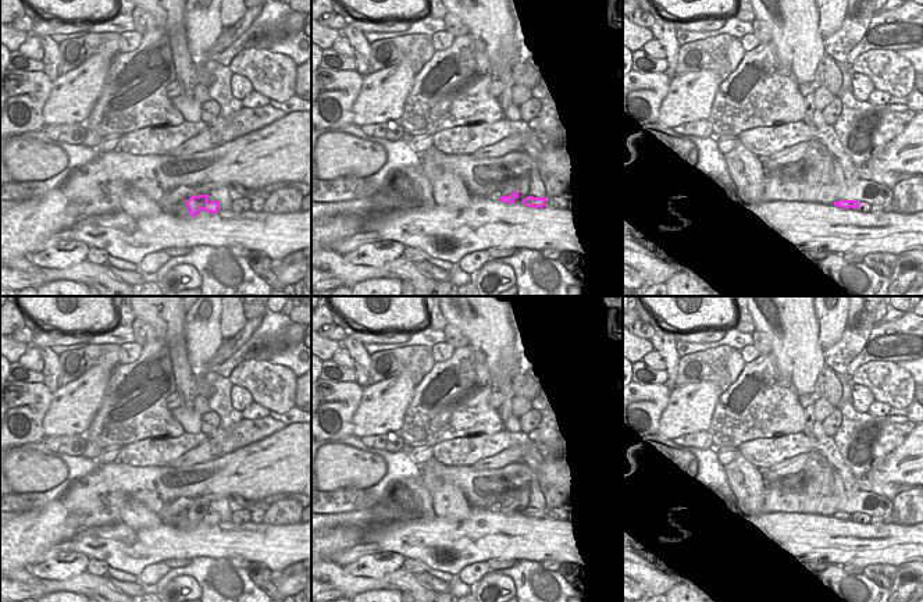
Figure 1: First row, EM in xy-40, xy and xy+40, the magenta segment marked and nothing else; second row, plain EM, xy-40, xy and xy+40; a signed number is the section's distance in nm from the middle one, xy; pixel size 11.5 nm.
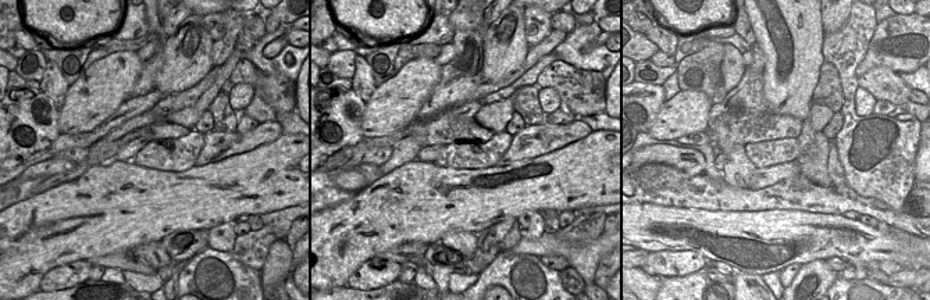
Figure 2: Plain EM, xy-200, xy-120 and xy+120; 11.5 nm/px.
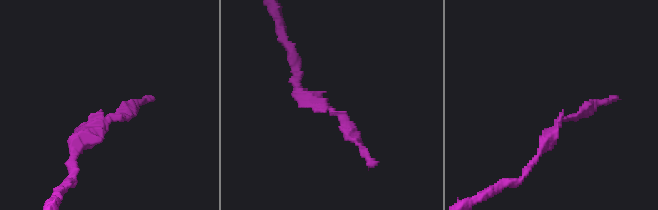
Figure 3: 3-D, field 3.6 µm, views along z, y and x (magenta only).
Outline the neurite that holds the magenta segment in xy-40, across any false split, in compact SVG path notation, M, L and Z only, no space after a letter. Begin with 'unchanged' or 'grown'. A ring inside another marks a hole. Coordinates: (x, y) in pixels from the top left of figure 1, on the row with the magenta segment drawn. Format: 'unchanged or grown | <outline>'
unchanged | M197 195L197 196L190 196L186 200L186 207L189 210L189 215L195 217L200 210L214 214L218 211L220 204L217 200L210 202L209 195Z

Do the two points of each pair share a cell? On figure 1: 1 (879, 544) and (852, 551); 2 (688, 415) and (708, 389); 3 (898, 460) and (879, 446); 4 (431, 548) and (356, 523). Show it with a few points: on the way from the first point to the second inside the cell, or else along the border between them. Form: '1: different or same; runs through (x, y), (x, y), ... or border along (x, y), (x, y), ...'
1: same; runs through (872, 544), (859, 544)
2: same; runs through (690, 409), (702, 395)
3: different; border along (908, 434), (869, 472), (872, 481)
4: different; border along (403, 520), (392, 520), (370, 529), (363, 541)

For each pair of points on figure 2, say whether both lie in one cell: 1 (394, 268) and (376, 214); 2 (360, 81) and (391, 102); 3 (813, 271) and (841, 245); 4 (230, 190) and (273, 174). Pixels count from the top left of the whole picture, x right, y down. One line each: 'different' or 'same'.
1: different
2: different
3: different
4: same

